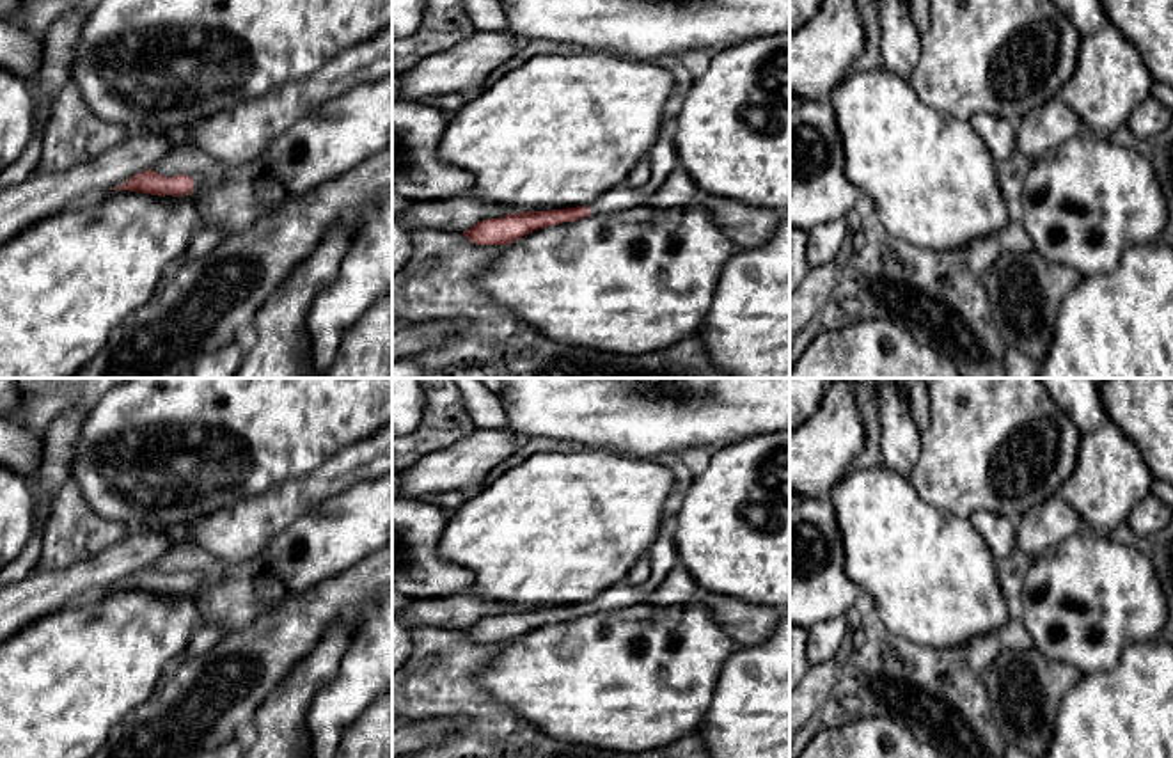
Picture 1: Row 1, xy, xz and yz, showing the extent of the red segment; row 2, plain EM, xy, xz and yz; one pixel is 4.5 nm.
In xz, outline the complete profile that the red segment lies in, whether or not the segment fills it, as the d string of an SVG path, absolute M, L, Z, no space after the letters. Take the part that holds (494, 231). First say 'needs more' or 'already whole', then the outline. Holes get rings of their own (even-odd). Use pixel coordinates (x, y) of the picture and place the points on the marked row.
needs more | M673 94L665 105L662 133L655 146L646 153L646 160L651 165L651 176L642 186L614 186L587 206L511 213L500 218L488 218L463 231L463 234L476 245L508 245L532 231L548 225L575 222L589 215L603 215L642 206L644 201L655 193L667 176L680 165L673 138L673 126L681 110L683 99L683 94Z

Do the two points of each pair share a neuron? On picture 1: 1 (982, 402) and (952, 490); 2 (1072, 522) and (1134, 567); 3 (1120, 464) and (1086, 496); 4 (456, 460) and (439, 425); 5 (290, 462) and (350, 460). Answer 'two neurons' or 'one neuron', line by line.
1: one neuron
2: two neurons
3: one neuron
4: two neurons
5: two neurons

